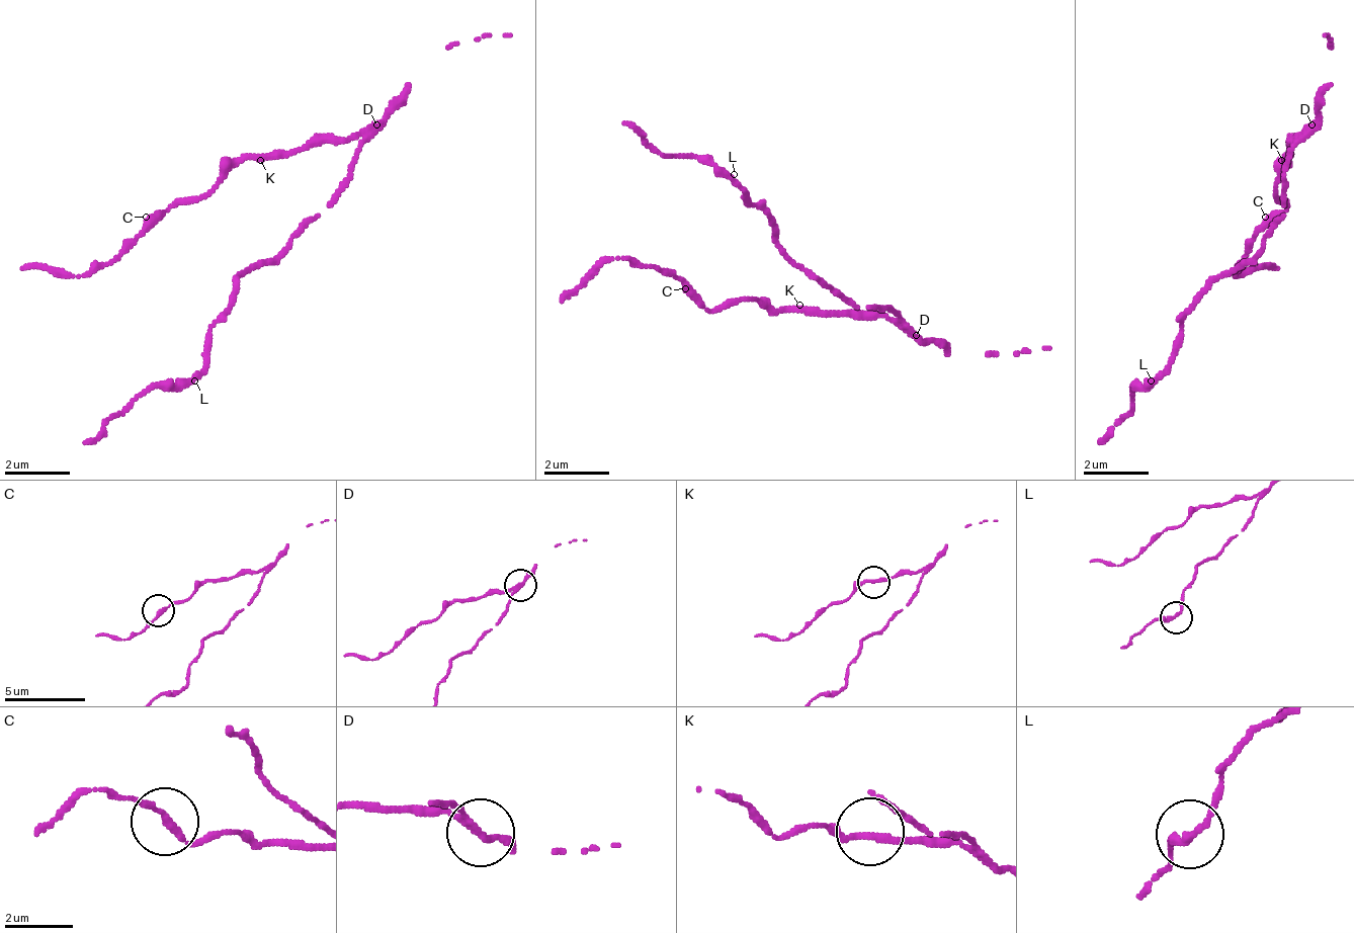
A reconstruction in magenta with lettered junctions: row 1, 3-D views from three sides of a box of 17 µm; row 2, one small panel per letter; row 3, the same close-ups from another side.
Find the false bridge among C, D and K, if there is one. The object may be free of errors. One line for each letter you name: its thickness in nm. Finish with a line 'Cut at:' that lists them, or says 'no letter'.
D: 170 nm thick
Cut at: D

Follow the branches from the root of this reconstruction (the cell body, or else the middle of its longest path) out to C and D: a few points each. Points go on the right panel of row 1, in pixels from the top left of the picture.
C: (1281, 176), (1289, 144), (1289, 168), (1273, 184), (1273, 192), (1289, 200), (1265, 217)
D: (1281, 176), (1281, 160), (1314, 126)

